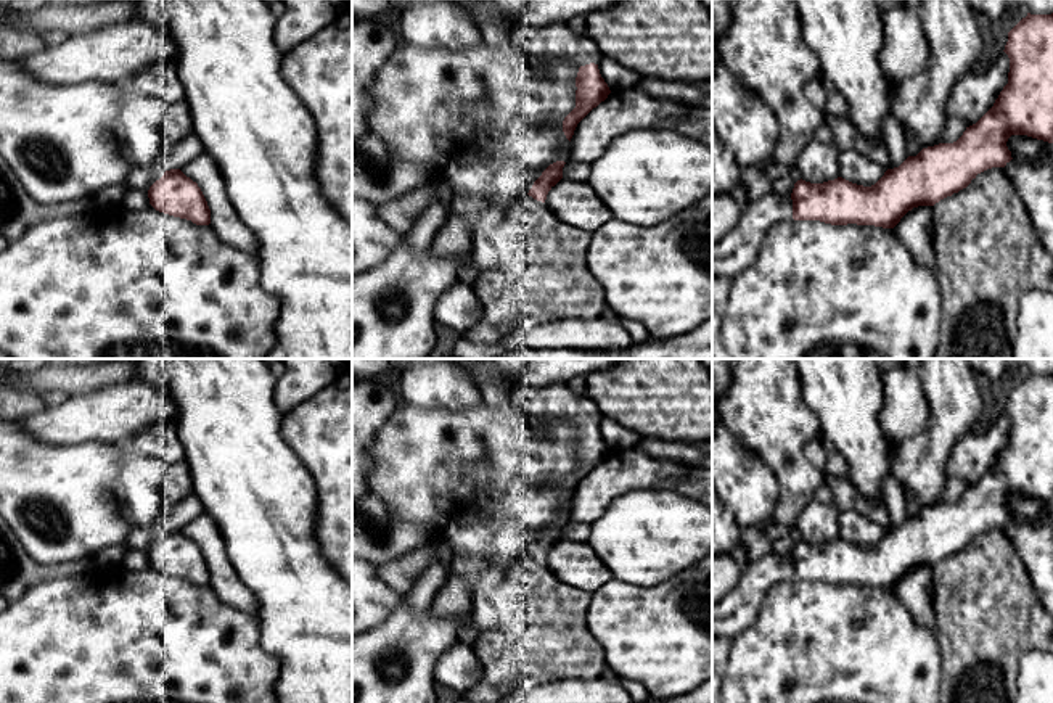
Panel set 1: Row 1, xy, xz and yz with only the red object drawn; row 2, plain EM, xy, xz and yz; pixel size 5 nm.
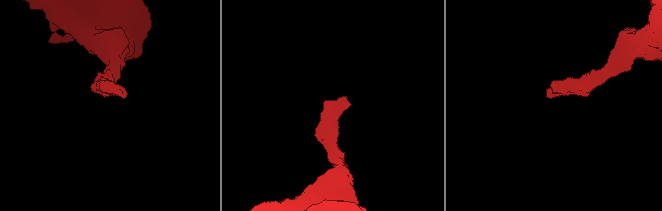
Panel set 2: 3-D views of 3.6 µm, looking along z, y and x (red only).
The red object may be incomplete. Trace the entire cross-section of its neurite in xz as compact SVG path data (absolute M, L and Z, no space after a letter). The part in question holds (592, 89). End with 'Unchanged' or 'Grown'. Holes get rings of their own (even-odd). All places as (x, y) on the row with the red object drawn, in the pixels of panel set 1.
M567 23L542 27L518 24L511 40L540 74L547 72L553 60L571 61L579 68L576 108L563 121L563 132L571 142L577 124L611 93L598 69L603 55L596 43L587 35L572 32Z. Grown

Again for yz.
M1027 13L1010 32L1003 50L1010 58L1008 84L994 106L953 143L939 143L908 156L899 167L887 169L871 187L852 183L842 177L823 183L797 180L789 196L775 191L749 201L738 225L722 240L712 241L712 278L735 278L749 267L767 232L789 220L820 220L831 225L875 225L894 228L918 206L934 206L940 199L966 188L977 174L1005 167L1013 158L1006 146L1011 135L1027 135L1053 143L1053 13Z. Grown

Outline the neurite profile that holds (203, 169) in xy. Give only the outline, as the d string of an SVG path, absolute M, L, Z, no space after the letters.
M201 153L190 158L180 171L201 188L211 209L211 227L217 236L241 251L252 253L256 238L231 208L217 162L207 153Z

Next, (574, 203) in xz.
M561 179L551 187L545 203L564 224L592 233L614 219L588 182Z

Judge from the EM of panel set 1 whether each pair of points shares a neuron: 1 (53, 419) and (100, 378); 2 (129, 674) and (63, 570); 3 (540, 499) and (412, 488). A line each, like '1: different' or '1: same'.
1: different
2: different
3: same

